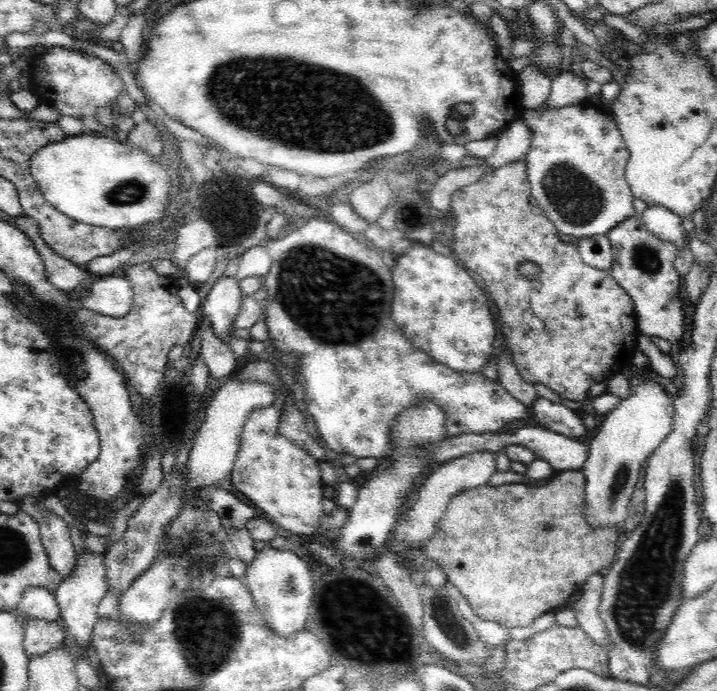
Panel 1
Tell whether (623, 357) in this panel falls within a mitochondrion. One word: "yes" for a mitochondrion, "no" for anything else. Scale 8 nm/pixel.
no

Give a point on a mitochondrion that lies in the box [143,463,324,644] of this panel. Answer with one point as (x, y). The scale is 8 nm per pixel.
(288, 585)

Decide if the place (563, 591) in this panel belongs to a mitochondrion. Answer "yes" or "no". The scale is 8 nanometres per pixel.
no

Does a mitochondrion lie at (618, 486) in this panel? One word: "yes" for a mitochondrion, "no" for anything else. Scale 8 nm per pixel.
yes

